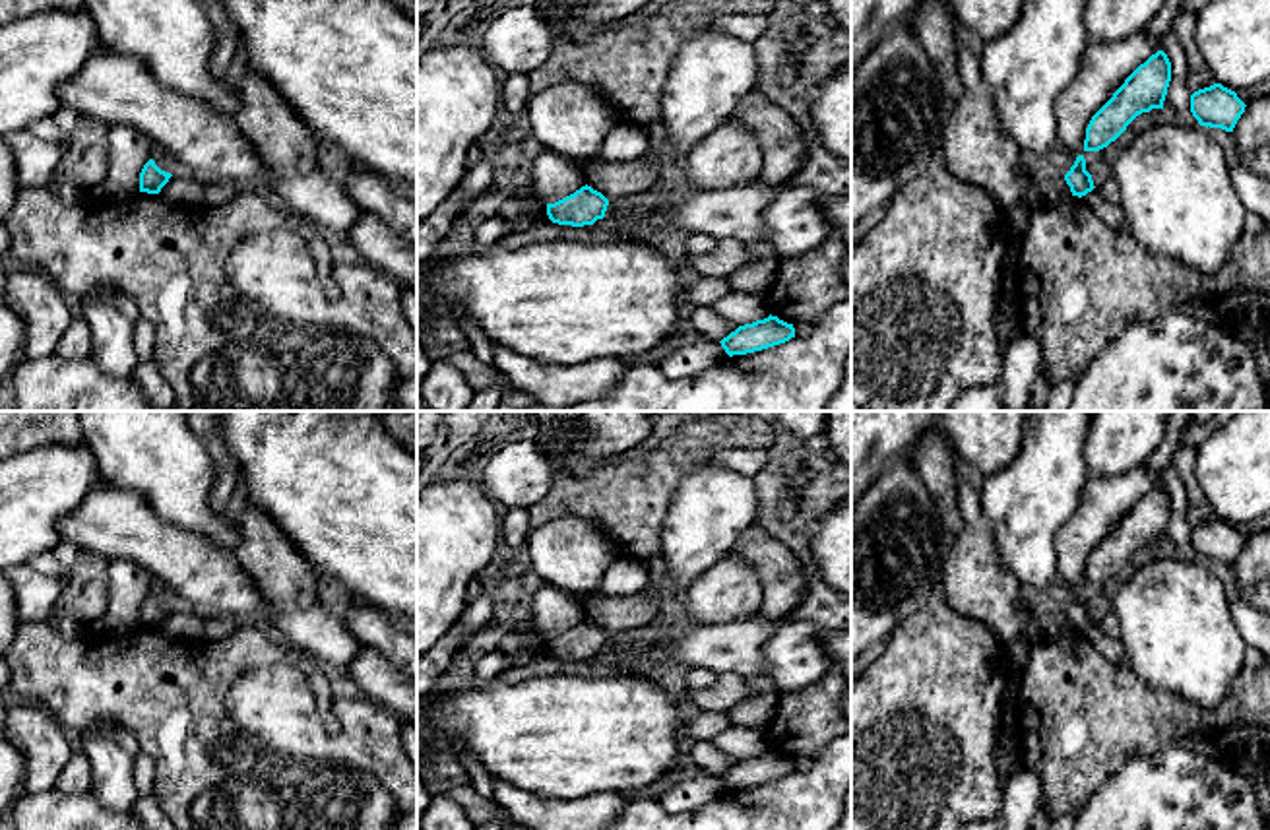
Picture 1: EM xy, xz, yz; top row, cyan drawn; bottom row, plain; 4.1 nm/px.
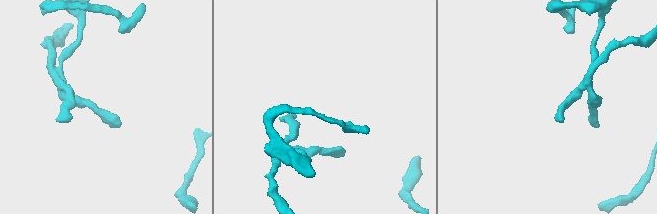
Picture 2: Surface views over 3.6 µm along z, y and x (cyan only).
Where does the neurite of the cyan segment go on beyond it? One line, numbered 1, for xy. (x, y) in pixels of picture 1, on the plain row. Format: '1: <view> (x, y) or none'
1: none

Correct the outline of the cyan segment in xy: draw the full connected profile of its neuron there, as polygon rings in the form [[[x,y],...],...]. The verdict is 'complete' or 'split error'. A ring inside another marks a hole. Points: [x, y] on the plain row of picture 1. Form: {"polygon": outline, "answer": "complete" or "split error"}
{"polygon": [[[149,593],[140,607],[140,626],[159,628],[173,609],[161,605],[153,593]]], "answer": "complete"}

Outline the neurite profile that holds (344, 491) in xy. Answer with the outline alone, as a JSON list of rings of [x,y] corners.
[[[217,411],[219,438],[240,469],[240,495],[270,516],[316,570],[320,582],[333,582],[359,601],[417,619],[417,458],[386,429],[376,411]]]

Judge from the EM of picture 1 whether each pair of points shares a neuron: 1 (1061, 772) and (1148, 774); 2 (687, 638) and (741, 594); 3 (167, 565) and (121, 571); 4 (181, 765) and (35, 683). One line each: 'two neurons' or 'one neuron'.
1: two neurons
2: two neurons
3: two neurons
4: one neuron

